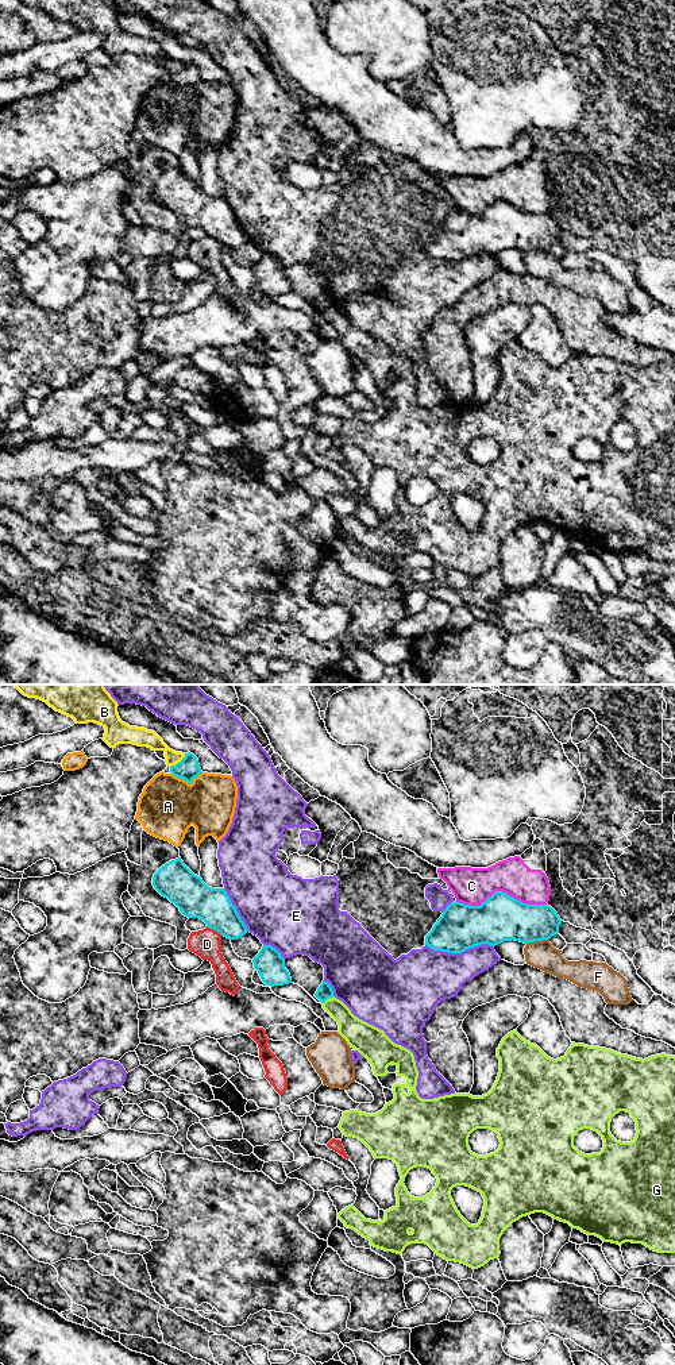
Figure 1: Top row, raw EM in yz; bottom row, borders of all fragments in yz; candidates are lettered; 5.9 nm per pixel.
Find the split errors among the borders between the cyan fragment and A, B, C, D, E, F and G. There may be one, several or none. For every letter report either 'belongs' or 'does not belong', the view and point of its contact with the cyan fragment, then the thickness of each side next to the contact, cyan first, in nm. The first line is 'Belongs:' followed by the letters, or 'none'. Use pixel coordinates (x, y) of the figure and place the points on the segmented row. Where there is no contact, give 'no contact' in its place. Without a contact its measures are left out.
Belongs: none
A: does not belong | yz (186, 781) | 140/360 nm
B: does not belong | yz (180, 762) | 140/100 nm
C: does not belong | yz (501, 891) | 280/220 nm
D: does not belong | yz (215, 929) | 220/170 nm
E: does not belong | yz (459, 952) | 280/340 nm
F: does not belong | yz (537, 940) | 280/170 nm
G: does not belong | yz (327, 998) | 90/160 nm

